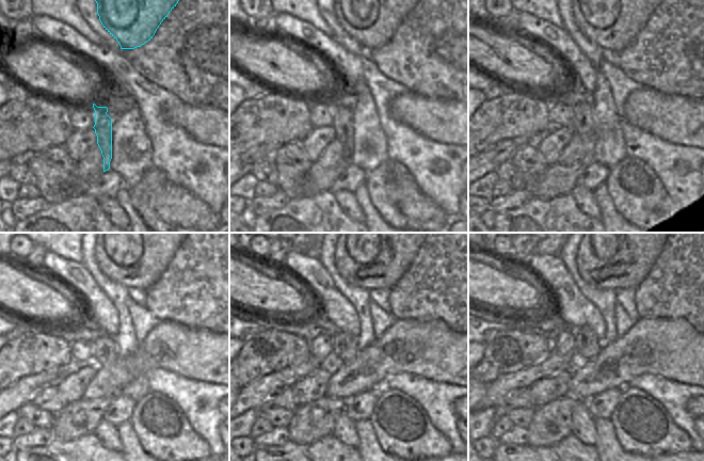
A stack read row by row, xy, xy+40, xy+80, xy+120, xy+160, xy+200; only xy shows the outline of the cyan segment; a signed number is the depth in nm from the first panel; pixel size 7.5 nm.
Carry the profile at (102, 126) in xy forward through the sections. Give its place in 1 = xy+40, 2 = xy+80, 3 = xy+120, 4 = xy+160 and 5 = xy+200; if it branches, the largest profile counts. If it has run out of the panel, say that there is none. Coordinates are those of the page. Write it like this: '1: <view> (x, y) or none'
1: xy+40 (317, 179)
2: xy+80 (556, 180)
3: xy+120 (81, 417)
4: xy+160 (316, 419)
5: xy+200 (550, 424)

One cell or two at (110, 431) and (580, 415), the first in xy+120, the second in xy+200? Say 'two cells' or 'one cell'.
one cell

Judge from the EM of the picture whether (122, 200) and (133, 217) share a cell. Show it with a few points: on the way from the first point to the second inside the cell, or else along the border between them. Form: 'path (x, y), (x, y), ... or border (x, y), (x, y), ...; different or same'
path (126, 204), (130, 212); same

